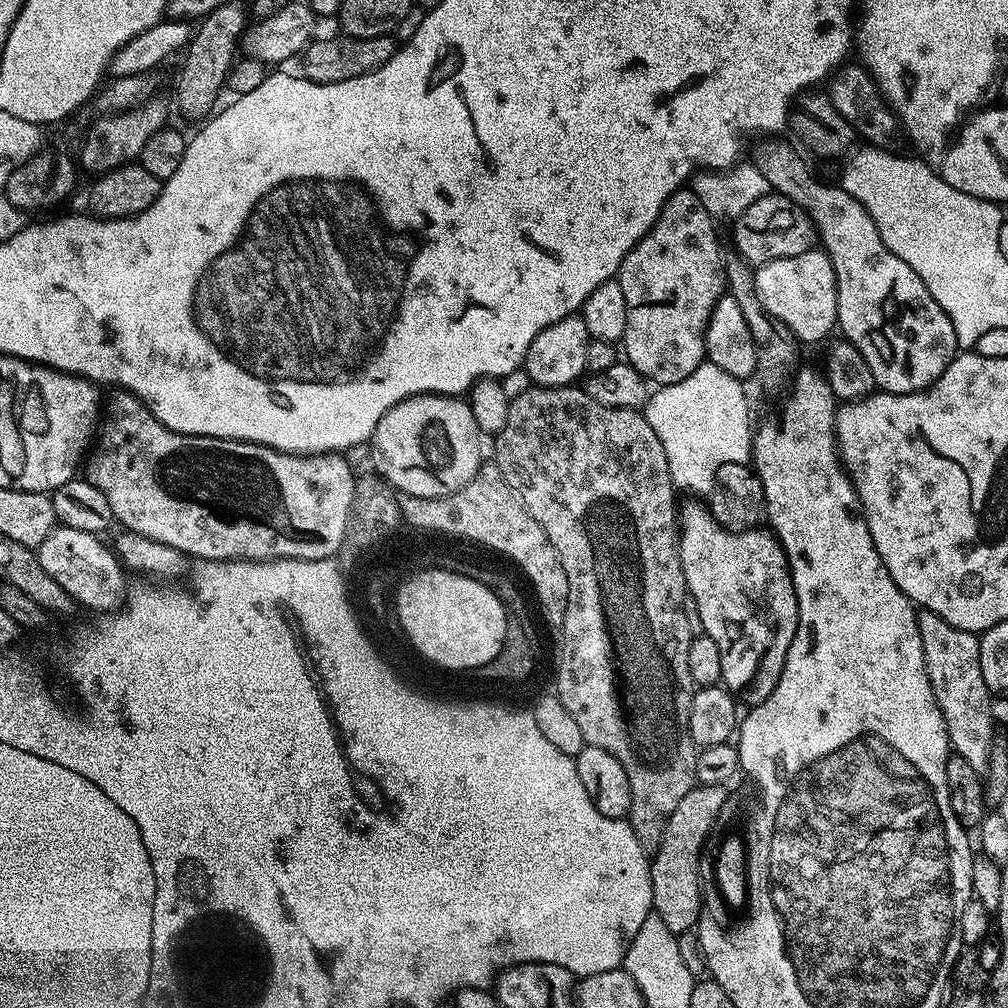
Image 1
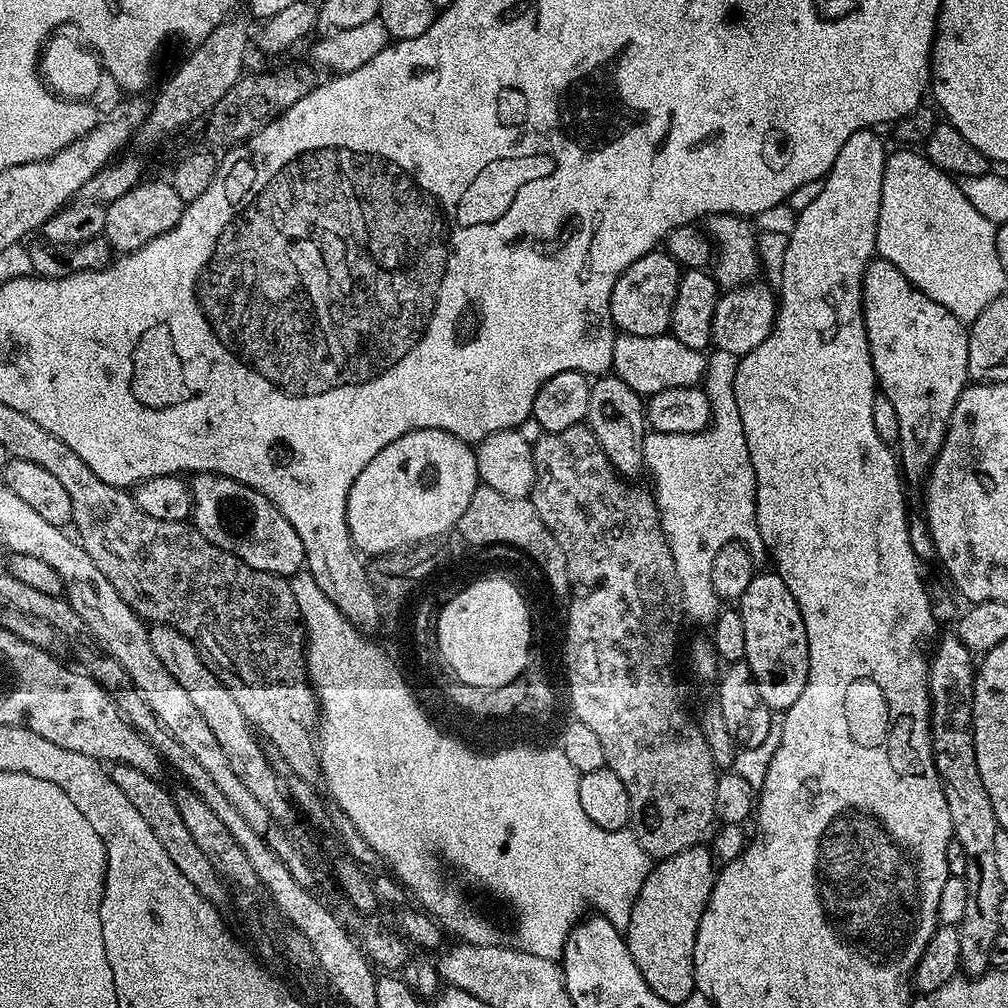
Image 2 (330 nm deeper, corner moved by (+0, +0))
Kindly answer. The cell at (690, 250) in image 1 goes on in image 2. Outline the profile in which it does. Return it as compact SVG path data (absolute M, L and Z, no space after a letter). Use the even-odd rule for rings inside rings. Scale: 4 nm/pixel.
M664 250L648 252L638 262L631 264L627 270L614 282L614 290L610 294L610 314L612 323L621 333L630 336L662 336L669 331L672 323L672 302L676 297L678 282L682 268Z

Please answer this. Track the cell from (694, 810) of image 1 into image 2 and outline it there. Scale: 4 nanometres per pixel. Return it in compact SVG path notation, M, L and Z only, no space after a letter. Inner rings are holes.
M704 846L687 848L673 856L663 857L653 865L626 918L626 939L630 954L634 958L634 966L638 966L642 978L646 978L646 986L650 986L650 990L654 990L658 998L670 1002L673 1006L684 1005L696 992L694 942L698 934L698 922L702 918L704 907L708 905L718 875L717 869L712 869L712 860L714 861L713 853L708 853Z

